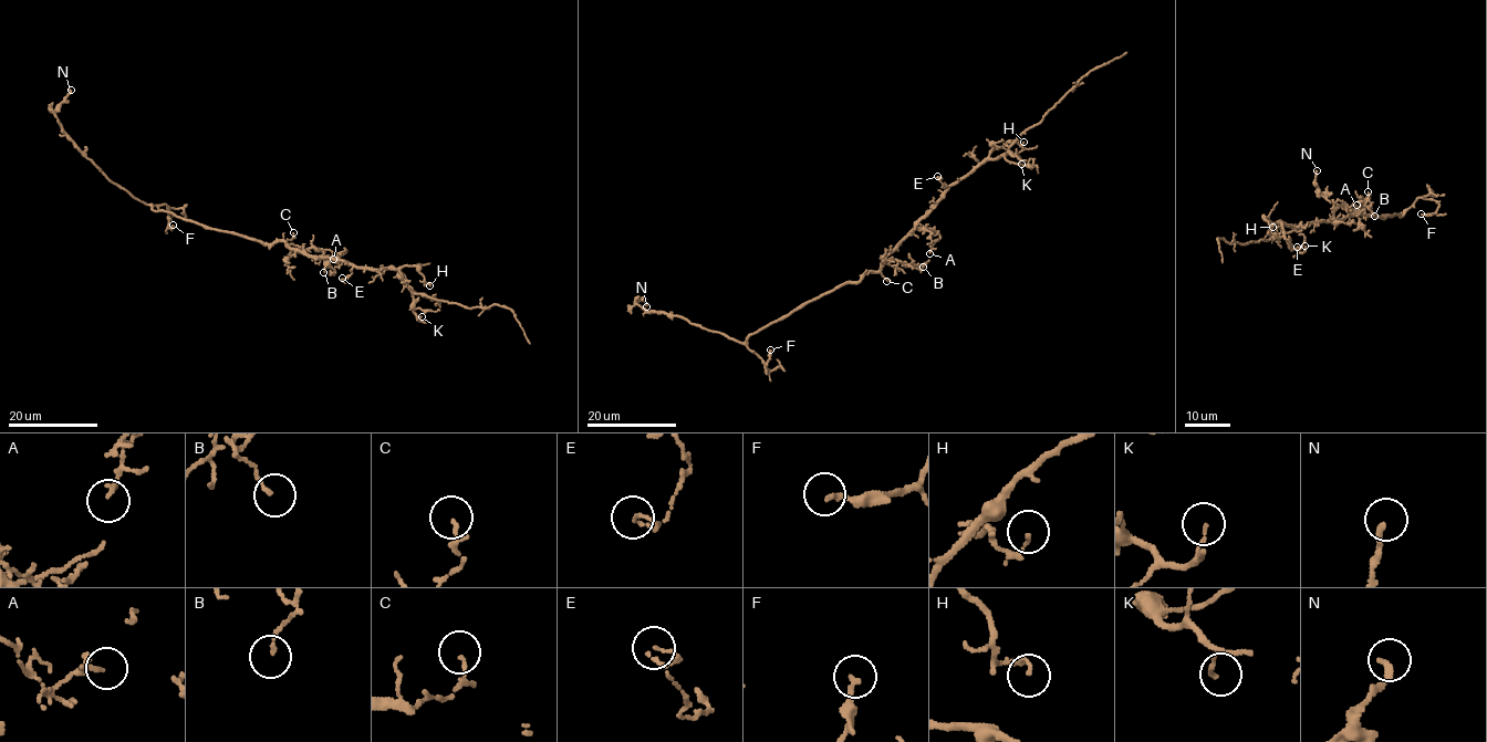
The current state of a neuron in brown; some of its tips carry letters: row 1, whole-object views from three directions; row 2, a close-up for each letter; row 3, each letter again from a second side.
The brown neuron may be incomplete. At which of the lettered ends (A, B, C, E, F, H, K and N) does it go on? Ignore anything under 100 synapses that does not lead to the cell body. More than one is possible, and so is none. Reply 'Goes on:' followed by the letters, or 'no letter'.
Goes on: no letter

